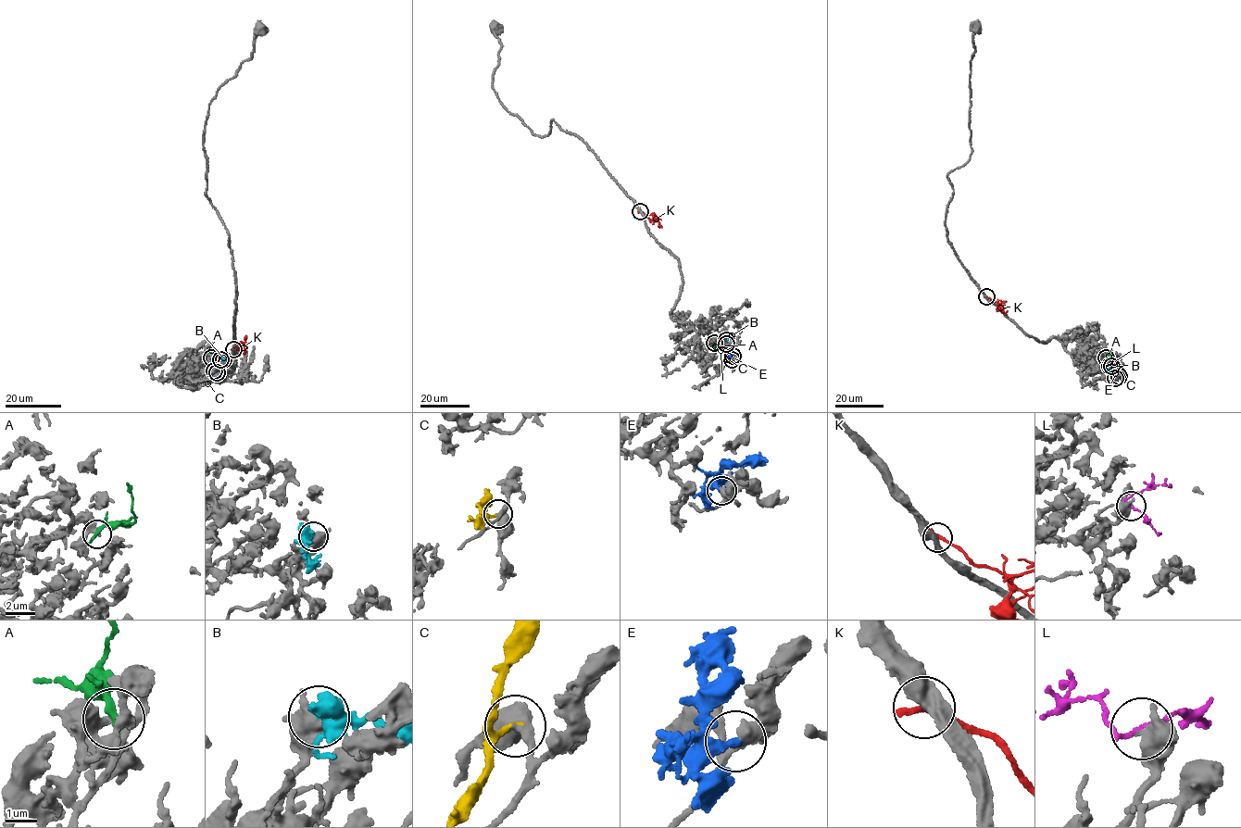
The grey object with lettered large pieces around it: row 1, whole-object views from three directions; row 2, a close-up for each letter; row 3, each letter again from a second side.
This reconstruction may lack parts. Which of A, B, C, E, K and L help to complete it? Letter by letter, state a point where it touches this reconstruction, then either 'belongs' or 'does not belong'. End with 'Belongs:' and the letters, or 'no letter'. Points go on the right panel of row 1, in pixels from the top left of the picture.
A: meets grey at (1106, 357); does not belong
B: meets grey at (1109, 366); does not belong
C: meets grey at (1119, 376); belongs
E: meets grey at (1115, 378); does not belong
K: meets grey at (986, 296); does not belong
L: meets grey at (1111, 366); does not belong
Belongs: C

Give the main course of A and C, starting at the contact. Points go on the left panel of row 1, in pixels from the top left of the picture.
A: (211, 357), (210, 344)
C: (214, 370), (217, 359)

